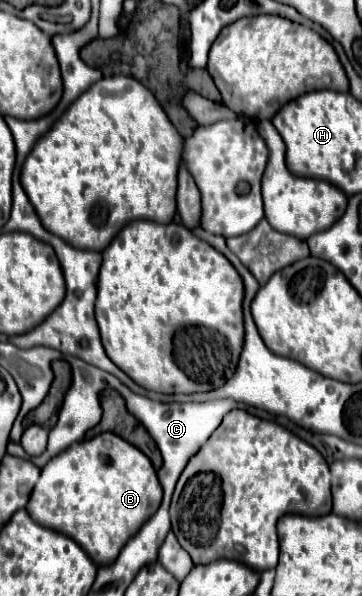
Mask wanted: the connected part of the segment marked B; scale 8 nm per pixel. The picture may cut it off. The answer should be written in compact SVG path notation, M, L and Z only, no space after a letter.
M101 432L91 440L71 444L43 466L27 512L41 526L73 538L97 566L105 566L157 512L161 496L163 488L149 458L117 434Z

